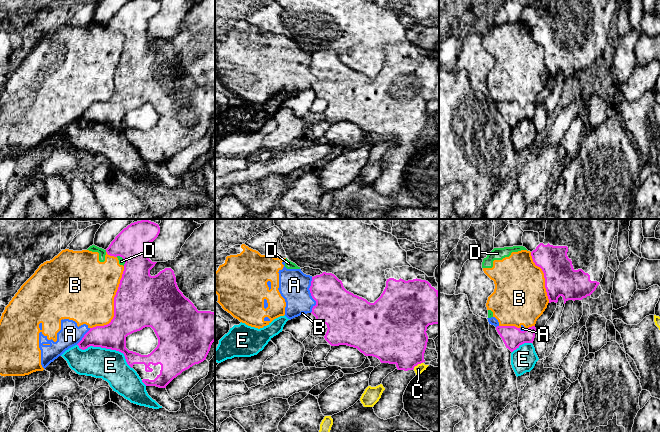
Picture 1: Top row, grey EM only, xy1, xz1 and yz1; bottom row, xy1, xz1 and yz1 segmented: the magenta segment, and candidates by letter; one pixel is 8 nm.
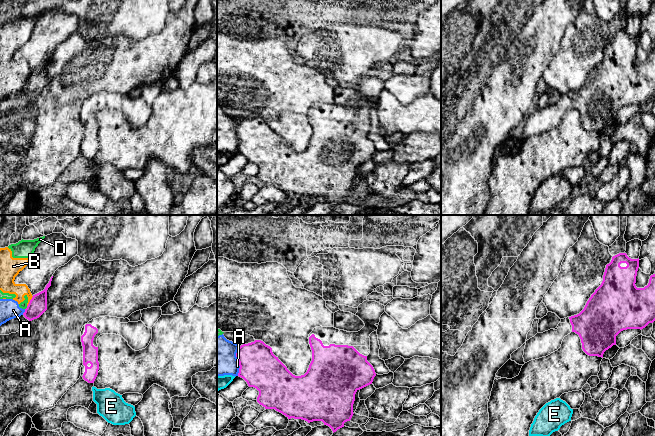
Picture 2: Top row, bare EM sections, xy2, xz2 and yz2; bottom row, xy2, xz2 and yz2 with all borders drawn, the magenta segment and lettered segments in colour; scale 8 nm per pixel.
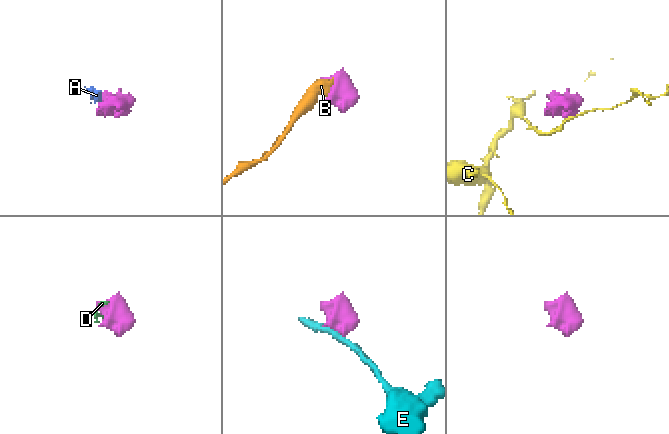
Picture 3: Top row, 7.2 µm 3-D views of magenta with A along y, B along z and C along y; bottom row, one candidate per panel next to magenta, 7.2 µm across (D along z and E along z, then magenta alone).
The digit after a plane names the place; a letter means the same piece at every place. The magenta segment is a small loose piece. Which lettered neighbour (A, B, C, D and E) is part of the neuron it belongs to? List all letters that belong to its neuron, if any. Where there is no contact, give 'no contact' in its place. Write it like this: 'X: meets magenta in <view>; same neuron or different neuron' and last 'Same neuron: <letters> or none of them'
A: meets magenta in xz1; different neuron
B: meets magenta in xy1; different neuron
C: meets magenta in xz1; different neuron
D: meets magenta in xy1; different neuron
E: meets magenta in xy1; different neuron
Same neuron: none of them

